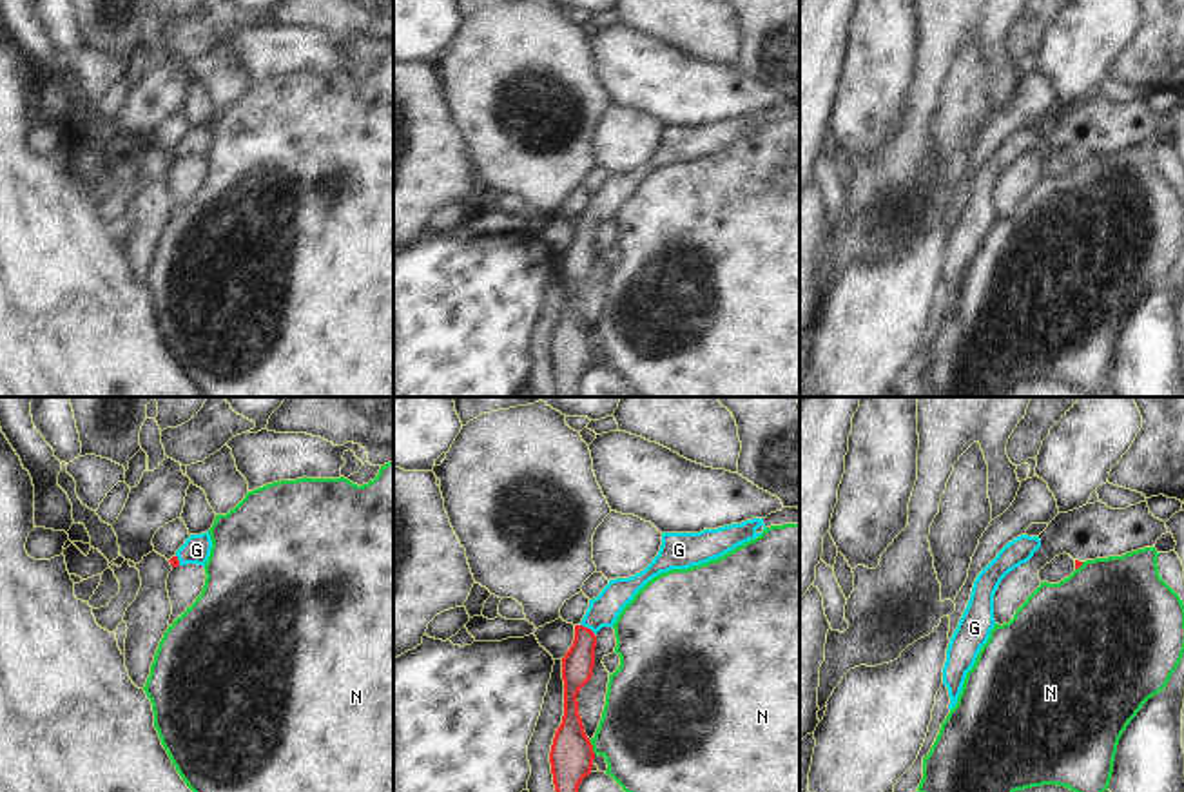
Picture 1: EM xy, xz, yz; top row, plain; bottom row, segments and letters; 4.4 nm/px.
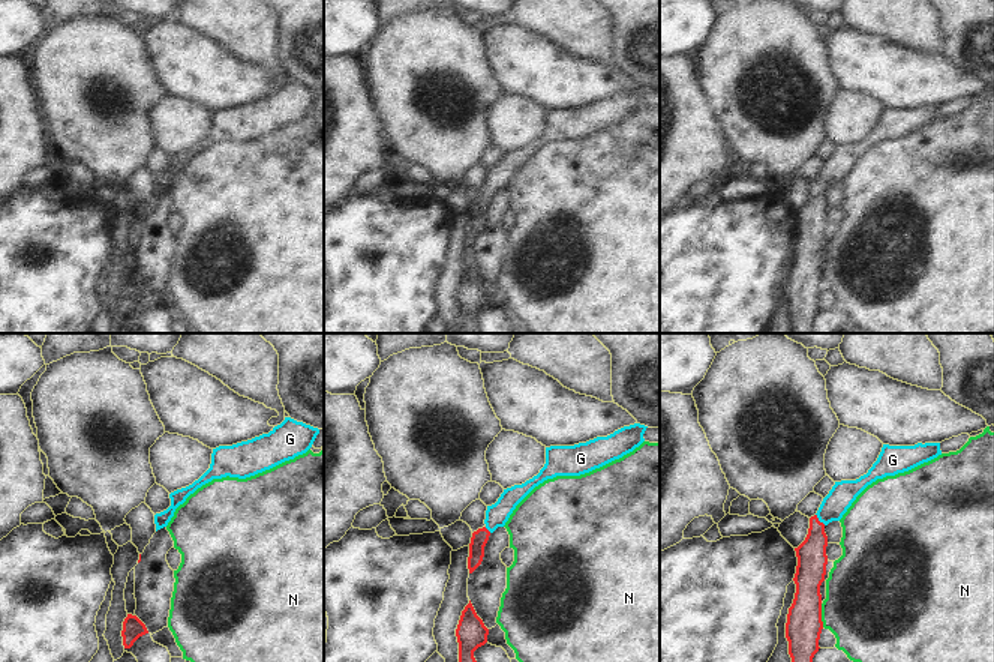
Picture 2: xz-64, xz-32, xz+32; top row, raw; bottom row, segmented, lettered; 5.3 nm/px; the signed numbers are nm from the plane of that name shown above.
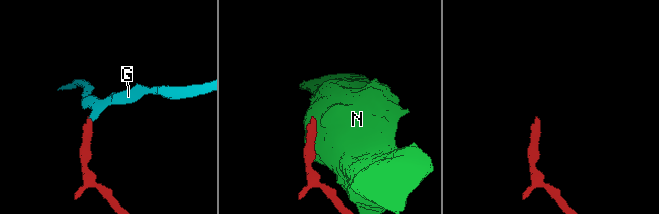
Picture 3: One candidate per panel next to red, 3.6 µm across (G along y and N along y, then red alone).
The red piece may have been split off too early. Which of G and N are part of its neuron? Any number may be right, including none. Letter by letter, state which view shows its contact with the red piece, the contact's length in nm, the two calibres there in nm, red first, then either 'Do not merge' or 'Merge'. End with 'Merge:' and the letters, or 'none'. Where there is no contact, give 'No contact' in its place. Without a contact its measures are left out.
G: Touches red in xz. Shared border 80 nm. Thickness 140 nm (red) against 140 nm. Merge
N: Touches red in xz. Shared border 70 nm. Thickness 190 nm (red) against 420 nm. Do not merge
Merge: G.

